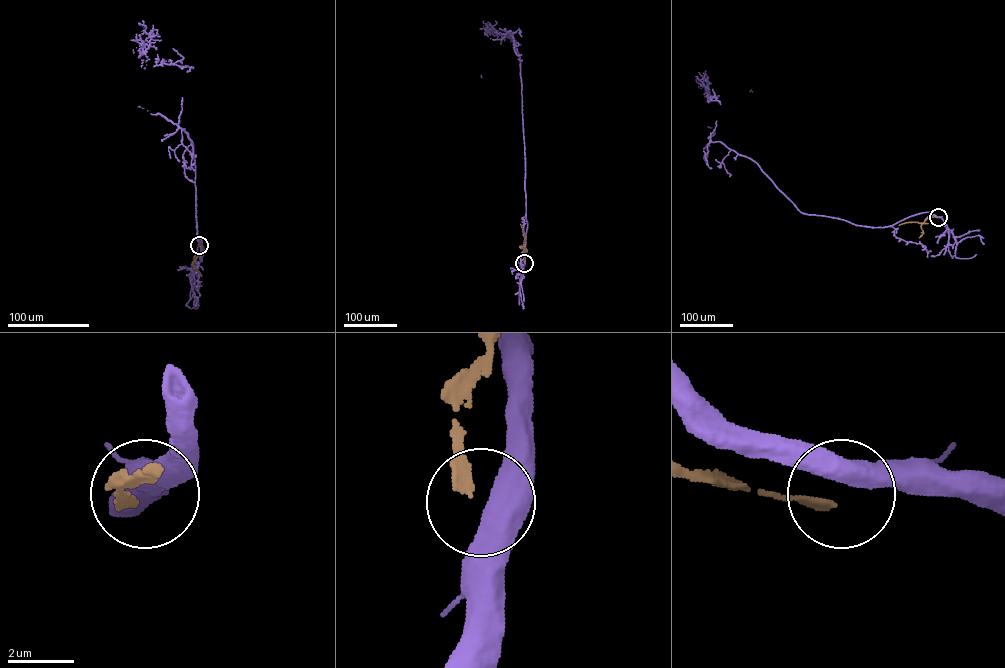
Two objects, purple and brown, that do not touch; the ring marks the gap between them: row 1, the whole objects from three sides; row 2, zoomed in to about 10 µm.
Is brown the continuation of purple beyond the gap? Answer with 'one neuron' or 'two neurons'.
two neurons

